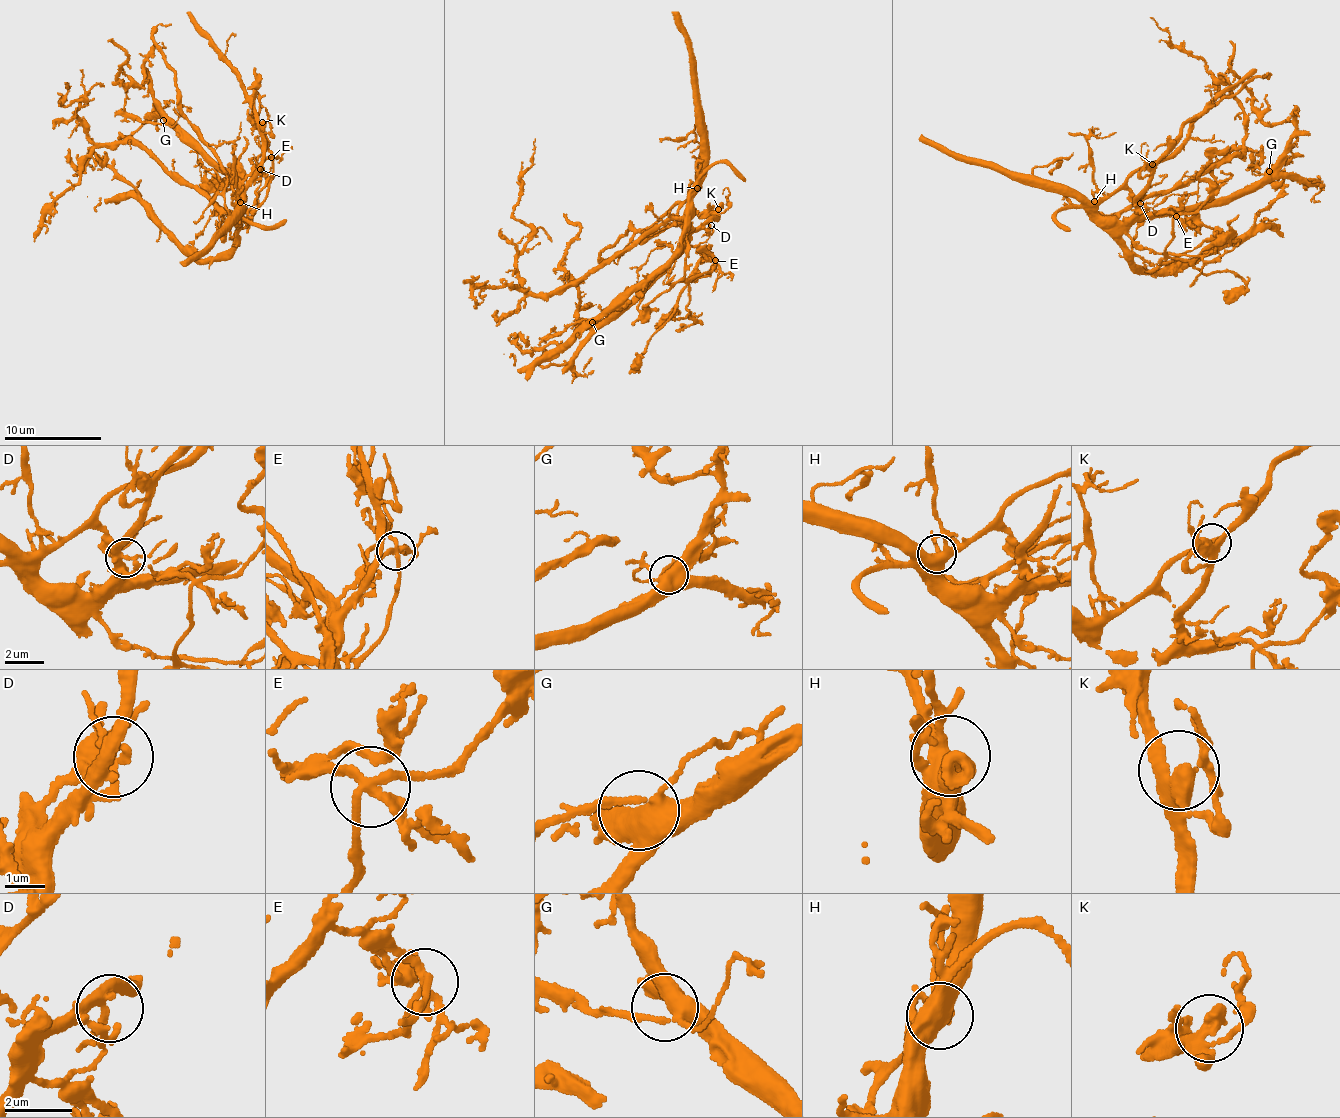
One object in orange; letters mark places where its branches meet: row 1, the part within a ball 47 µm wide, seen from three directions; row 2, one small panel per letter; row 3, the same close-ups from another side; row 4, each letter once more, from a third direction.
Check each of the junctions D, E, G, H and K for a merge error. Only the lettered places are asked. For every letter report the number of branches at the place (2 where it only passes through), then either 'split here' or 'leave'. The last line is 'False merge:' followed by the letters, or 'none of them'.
D: branches 3; leave
E: branches 4; split here
G: branches 5; leave
H: branches 4; leave
K: branches 2; leave
False merge: E

